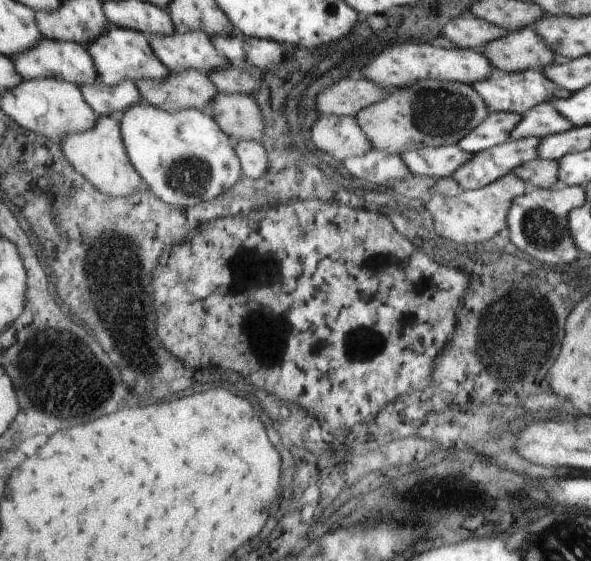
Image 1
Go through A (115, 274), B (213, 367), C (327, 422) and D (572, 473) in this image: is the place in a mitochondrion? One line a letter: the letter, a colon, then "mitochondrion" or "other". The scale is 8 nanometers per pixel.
A: mitochondrion
B: other
C: other
D: other

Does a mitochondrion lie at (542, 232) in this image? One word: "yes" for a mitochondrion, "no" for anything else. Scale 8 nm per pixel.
yes

